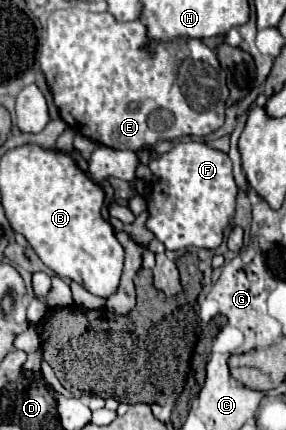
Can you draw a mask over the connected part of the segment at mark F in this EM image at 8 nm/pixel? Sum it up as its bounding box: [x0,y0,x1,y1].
[148,141,238,251]

